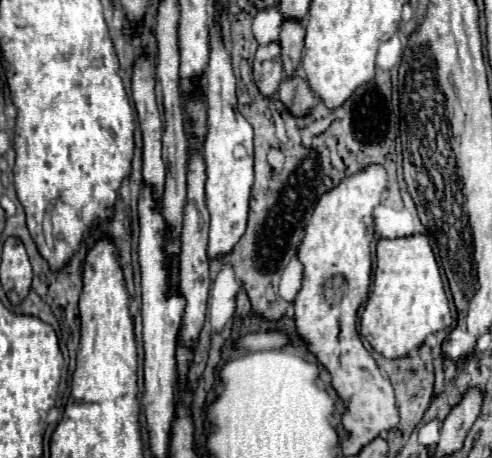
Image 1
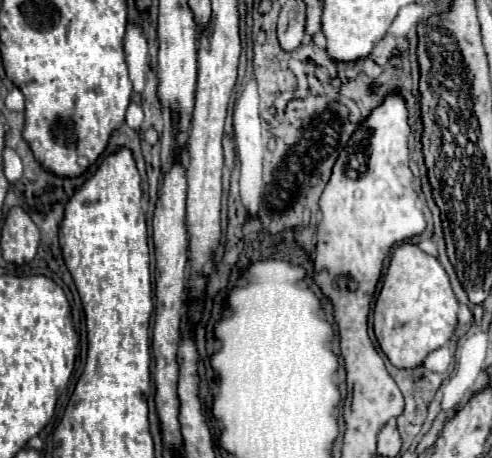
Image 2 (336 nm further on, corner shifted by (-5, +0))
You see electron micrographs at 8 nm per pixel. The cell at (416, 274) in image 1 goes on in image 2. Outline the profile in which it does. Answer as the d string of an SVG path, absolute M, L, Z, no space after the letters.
M399 244L393 250L373 310L375 336L389 362L397 368L415 368L423 364L429 352L449 342L457 326L457 312L459 302L439 260L415 244Z

